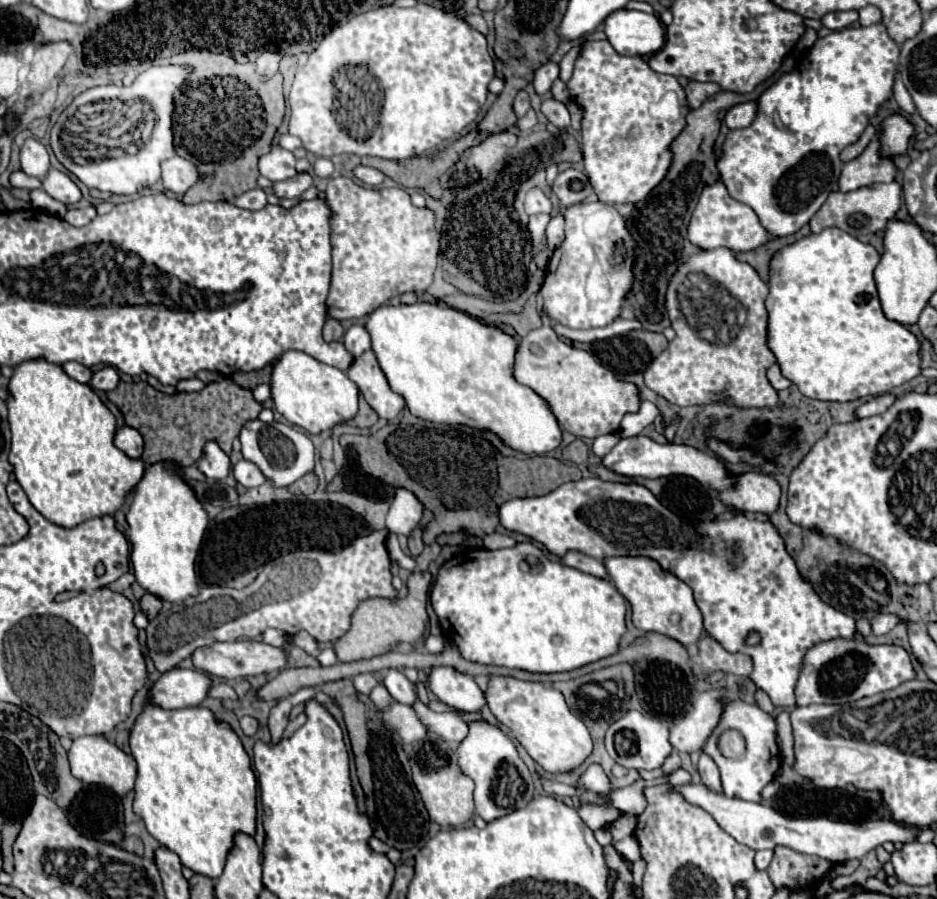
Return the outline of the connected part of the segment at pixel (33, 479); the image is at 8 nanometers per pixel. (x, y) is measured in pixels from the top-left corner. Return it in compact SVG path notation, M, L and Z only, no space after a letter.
M25 360L25 364L17 364L7 390L9 426L13 434L9 462L13 464L15 478L27 492L29 502L47 520L65 528L73 528L95 516L115 514L123 506L127 492L131 492L141 480L146 466L141 459L127 458L113 444L117 420L95 390L89 384L69 378L59 364L51 364L47 360Z

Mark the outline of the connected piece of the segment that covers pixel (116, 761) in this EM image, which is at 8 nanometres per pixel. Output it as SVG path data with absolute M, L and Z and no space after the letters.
M79 736L73 740L69 752L67 752L69 768L75 778L87 784L101 784L111 786L111 790L117 796L125 796L135 786L137 778L137 766L131 756L127 756L123 750L119 750L115 744L107 742L103 736Z

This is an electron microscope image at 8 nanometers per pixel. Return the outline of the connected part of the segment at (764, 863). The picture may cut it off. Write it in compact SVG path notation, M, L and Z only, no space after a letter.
M759 850L759 852L755 852L755 868L757 870L767 870L771 858L773 858L773 850Z

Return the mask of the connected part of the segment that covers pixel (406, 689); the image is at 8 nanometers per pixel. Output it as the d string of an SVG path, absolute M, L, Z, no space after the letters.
M387 670L383 674L383 684L397 702L403 702L403 704L415 702L415 686L403 676L401 670Z

